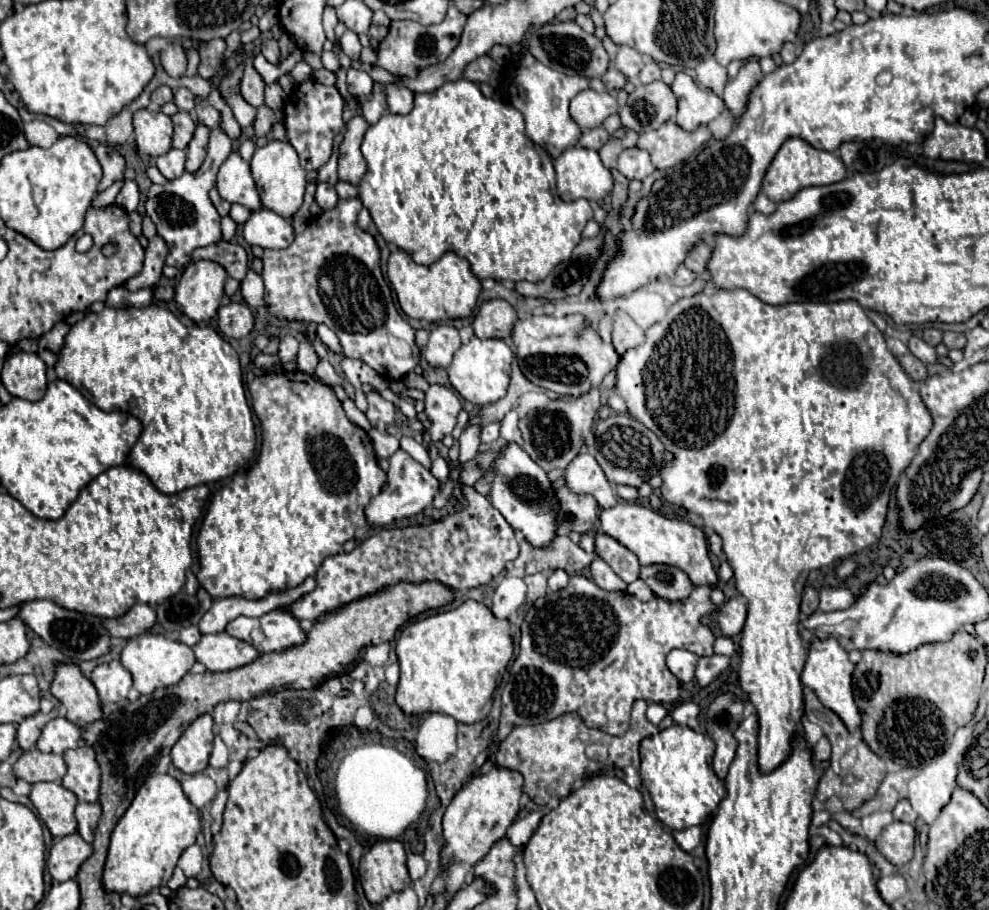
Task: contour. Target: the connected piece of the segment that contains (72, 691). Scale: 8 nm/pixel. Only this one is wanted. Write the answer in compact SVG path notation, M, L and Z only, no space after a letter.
M73 664L57 666L51 694L65 706L65 718L79 728L85 728L87 724L103 718L97 688L93 688L93 682L87 680Z

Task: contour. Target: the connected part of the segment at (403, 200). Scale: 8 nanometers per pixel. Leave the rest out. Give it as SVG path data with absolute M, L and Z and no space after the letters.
M455 80L455 82L445 82L441 88L427 92L427 94L415 94L415 106L409 114L399 116L399 114L385 114L377 124L369 126L367 136L363 138L361 144L363 158L367 162L367 172L359 182L359 198L363 206L371 212L371 218L379 230L379 234L407 252L417 264L429 266L435 260L439 260L445 252L455 252L457 256L463 256L469 260L473 274L483 280L483 278L493 278L493 280L529 280L529 282L539 282L545 280L545 276L563 260L569 260L573 248L581 240L581 230L583 226L593 218L593 210L587 200L575 200L575 202L563 202L555 194L555 170L551 166L551 158L539 150L527 136L525 136L525 120L519 110L515 110L511 104L505 104L501 100L485 98L481 90L477 88L475 82L471 80Z

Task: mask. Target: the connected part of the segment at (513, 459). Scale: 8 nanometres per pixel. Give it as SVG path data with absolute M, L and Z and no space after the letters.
M509 444L507 448L501 450L501 456L493 464L493 478L491 478L491 504L503 514L507 524L513 530L519 530L523 538L533 546L533 548L547 548L553 538L557 536L557 496L551 490L551 482L547 478L547 472L529 458L525 450L521 450L517 444Z

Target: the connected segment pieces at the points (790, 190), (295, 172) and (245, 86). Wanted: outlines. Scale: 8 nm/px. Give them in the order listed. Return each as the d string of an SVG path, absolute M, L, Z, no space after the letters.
M787 138L783 142L783 146L779 148L779 152L775 154L775 158L763 178L761 190L769 200L783 202L783 200L789 200L803 186L835 184L835 182L841 182L843 178L845 178L845 166L837 154L817 150L803 138Z
M271 140L267 146L257 148L251 158L251 172L257 182L257 190L259 190L263 208L273 210L283 218L291 218L301 208L307 176L299 164L299 156L297 156L295 148L289 142Z
M247 59L243 70L243 80L241 80L241 94L243 98L251 104L251 106L261 106L263 104L263 90L265 90L265 82L261 78L261 74L253 68L251 59Z

